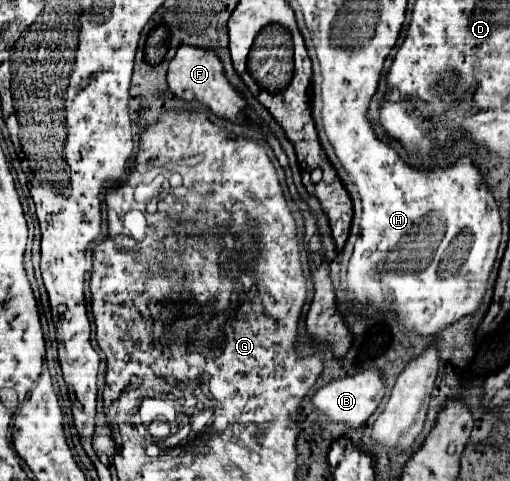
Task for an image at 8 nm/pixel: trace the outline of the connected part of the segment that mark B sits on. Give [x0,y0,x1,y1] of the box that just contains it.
[313,370,385,430]

